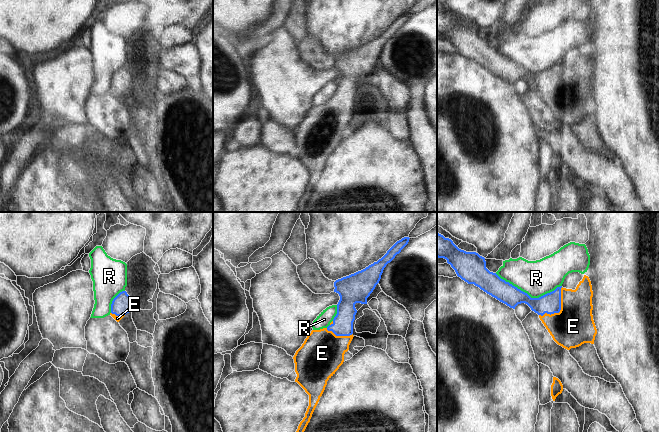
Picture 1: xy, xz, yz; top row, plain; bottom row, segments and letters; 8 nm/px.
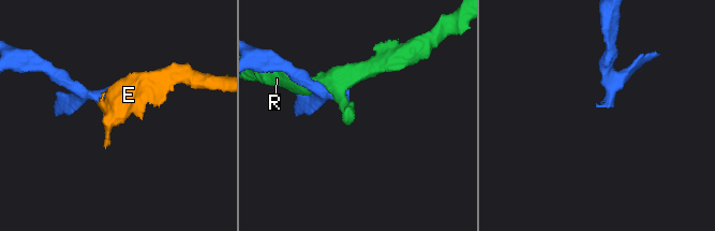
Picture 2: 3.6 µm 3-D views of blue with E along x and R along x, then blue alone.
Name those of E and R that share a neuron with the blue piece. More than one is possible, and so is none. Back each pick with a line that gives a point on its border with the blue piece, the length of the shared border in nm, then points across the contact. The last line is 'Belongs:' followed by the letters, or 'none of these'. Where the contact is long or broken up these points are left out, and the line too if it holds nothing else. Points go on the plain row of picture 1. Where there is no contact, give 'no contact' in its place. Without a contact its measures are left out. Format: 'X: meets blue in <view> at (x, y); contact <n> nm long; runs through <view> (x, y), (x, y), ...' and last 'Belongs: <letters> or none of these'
E: meets blue in yz at (560, 85); contact 300 nm long; runs through yz (550, 79), (560, 85), (573, 102)
Belongs: E

